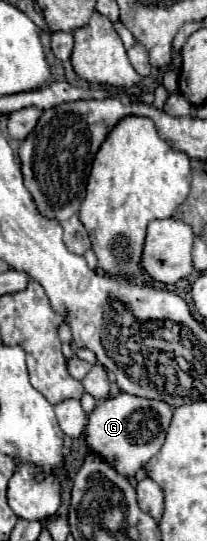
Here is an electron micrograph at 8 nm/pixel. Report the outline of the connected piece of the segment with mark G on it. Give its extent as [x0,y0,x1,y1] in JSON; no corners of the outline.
[86,393,172,477]

